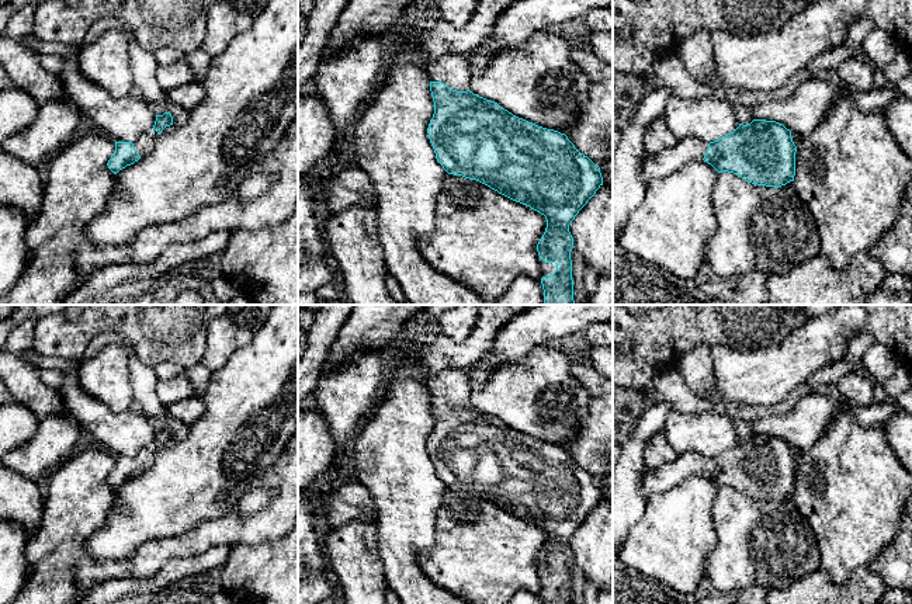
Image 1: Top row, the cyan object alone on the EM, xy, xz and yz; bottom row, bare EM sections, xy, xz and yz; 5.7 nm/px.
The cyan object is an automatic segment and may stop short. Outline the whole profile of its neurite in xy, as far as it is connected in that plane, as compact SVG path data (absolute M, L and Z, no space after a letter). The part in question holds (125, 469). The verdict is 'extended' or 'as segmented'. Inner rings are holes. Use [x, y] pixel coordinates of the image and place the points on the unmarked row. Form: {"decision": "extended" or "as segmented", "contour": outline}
{"decision": "extended", "contour": "M164 427L157 430L153 442L142 448L135 457L115 457L115 466L107 478L108 483L117 489L145 472L155 462L160 447L170 440L173 440L173 431L170 427Z"}

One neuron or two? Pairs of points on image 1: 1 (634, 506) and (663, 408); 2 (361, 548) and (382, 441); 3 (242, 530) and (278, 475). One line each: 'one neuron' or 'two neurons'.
1: one neuron
2: two neurons
3: one neuron

